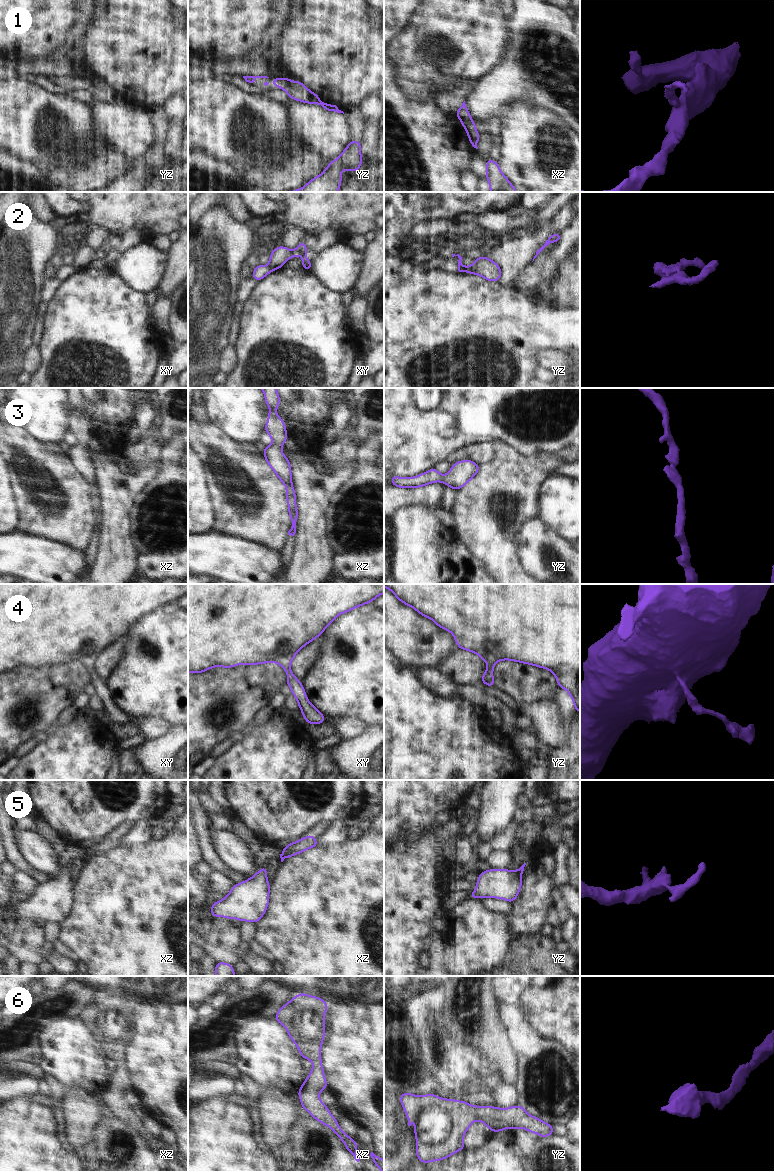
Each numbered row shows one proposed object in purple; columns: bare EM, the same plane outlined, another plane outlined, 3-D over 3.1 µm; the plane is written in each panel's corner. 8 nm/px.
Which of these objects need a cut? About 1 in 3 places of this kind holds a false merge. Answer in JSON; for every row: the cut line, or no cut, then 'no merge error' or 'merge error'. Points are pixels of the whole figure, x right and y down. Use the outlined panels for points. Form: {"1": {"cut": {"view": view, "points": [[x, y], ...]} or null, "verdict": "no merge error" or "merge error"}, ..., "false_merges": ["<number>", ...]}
{"1": {"cut": {"view": "yz", "points": [[310, 92], [312, 102]]}, "verdict": "merge error"}, "2": {"cut": {"view": "xy", "points": [[267, 266], [271, 271]]}, "verdict": "merge error"}, "3": {"cut": null, "verdict": "no merge error"}, "4": {"cut": null, "verdict": "no merge error"}, "5": {"cut": null, "verdict": "no merge error"}, "6": {"cut": null, "verdict": "no merge error"}, "false_merges": ["1", "2"]}

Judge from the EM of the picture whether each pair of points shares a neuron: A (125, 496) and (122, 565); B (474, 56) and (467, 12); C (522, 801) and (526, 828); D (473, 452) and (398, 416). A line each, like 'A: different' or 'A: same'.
A: same
B: same
C: same
D: different

